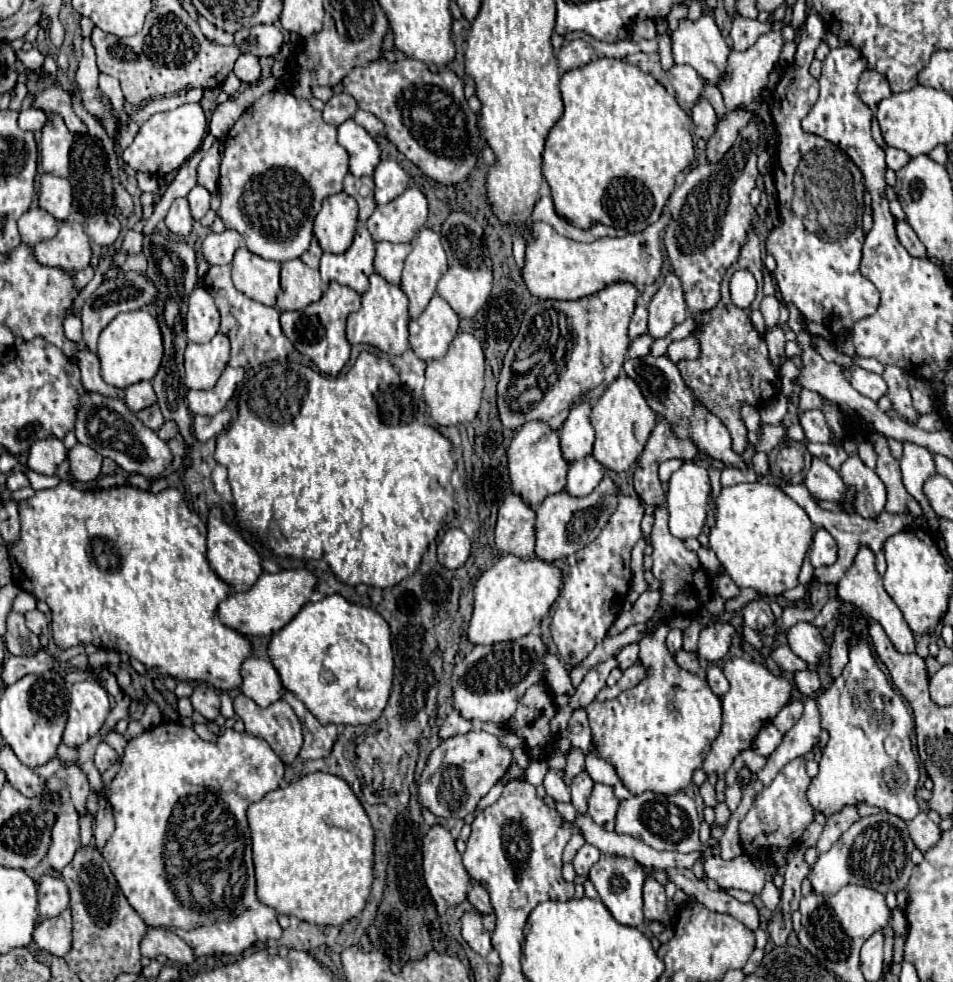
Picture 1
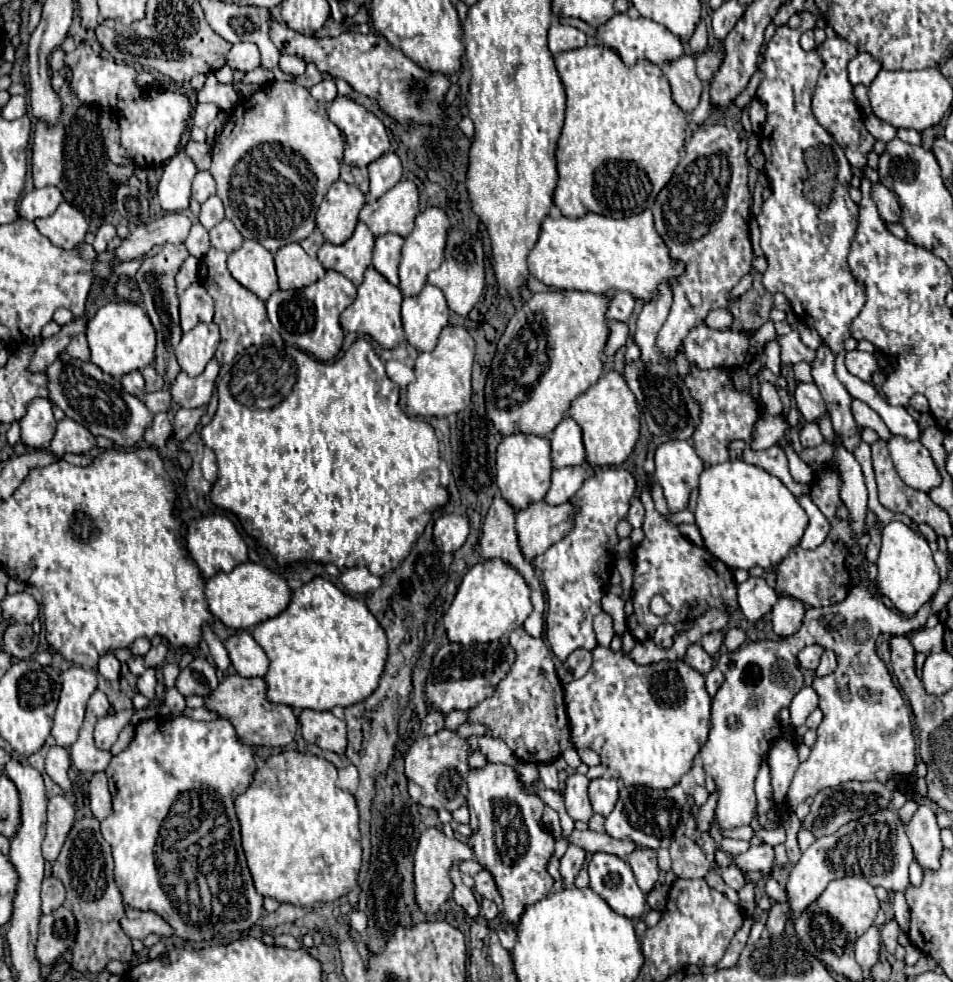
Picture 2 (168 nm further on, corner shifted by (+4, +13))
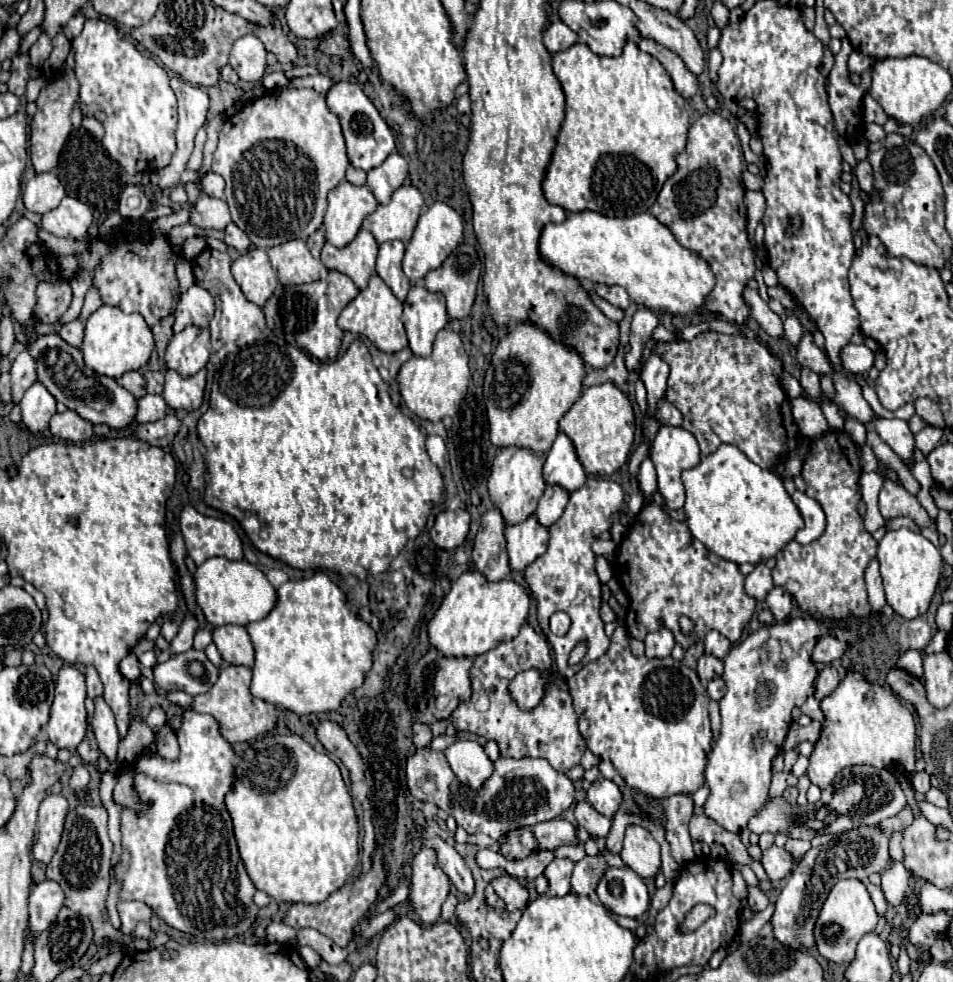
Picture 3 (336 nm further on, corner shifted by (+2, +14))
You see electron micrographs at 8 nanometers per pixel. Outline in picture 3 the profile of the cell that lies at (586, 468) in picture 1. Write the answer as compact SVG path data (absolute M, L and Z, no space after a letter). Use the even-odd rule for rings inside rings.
M548 486L534 512L534 516L538 518L538 524L544 528L550 528L562 516L566 504L568 504L568 492L564 492L558 486Z

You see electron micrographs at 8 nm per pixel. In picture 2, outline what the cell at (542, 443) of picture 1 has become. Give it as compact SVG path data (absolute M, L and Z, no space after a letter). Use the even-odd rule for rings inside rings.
M514 433L502 437L496 453L496 483L500 495L516 509L524 509L534 501L546 497L550 489L550 475L552 475L552 457L550 457L550 439L528 435L528 433Z

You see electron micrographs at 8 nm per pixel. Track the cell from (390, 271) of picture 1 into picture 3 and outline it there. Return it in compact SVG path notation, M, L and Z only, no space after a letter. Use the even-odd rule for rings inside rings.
M400 240L380 244L376 272L390 286L390 290L394 292L394 296L400 302L406 300L406 296L412 288L408 276L404 276L404 272L402 272L402 258L404 258L404 244Z

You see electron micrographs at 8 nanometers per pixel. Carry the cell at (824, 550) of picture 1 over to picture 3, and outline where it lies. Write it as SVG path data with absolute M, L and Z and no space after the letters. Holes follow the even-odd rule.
M794 492L792 494L792 500L794 504L798 506L802 518L804 518L804 528L800 528L794 536L794 540L798 544L810 544L812 540L816 540L824 528L826 528L826 516L820 508L820 504L816 500L812 500L810 496L806 496L804 492Z

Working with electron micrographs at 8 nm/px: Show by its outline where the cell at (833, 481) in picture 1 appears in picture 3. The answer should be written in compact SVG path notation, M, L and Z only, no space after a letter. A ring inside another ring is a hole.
M804 396L792 400L792 414L794 414L794 420L796 420L802 436L806 436L806 438L818 438L830 430L820 406L812 404L812 400L808 400Z

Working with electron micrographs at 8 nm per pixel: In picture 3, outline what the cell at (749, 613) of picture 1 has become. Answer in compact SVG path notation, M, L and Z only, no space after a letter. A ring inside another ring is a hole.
M760 562L754 566L754 570L746 576L746 594L756 598L756 600L764 600L766 594L774 588L772 584L772 576L770 576L770 568Z

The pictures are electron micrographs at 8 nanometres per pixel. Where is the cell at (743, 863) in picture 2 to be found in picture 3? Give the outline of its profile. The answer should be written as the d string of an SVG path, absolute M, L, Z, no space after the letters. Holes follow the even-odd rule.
M778 846L764 850L764 856L760 862L764 864L764 870L772 882L780 882L782 878L786 878L794 866L792 854L786 848L778 848Z

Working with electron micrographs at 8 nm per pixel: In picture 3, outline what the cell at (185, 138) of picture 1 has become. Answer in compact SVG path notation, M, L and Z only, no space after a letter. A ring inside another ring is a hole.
M90 18L84 24L84 30L78 38L72 42L76 50L76 78L80 82L80 110L82 116L96 118L104 124L104 138L102 146L108 150L108 154L128 172L152 172L160 170L170 164L174 152L176 152L176 96L168 84L170 76L168 72L150 56L142 54L136 44L122 34L114 24Z

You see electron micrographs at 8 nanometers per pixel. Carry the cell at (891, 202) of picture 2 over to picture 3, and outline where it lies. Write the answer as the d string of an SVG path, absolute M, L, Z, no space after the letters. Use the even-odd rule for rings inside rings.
M860 160L854 168L854 176L860 184L860 188L866 192L866 194L874 194L874 184L872 184L872 166L868 160Z

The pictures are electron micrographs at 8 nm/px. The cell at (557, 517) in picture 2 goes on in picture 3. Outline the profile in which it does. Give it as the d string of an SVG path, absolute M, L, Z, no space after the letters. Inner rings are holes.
M536 516L526 518L522 524L506 526L504 536L512 572L524 572L548 548L548 528L540 526Z

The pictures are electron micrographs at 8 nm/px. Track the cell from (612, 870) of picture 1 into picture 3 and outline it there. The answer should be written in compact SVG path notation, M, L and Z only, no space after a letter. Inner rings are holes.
M608 868L596 888L600 902L618 916L640 918L650 906L644 880L630 868Z

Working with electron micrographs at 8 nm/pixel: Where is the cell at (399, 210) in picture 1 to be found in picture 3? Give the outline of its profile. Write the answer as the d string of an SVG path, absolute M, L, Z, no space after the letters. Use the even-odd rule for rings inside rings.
M400 186L392 194L390 204L378 206L374 214L364 218L362 228L372 232L378 244L388 240L400 240L406 244L412 238L422 206L424 198L414 186Z

